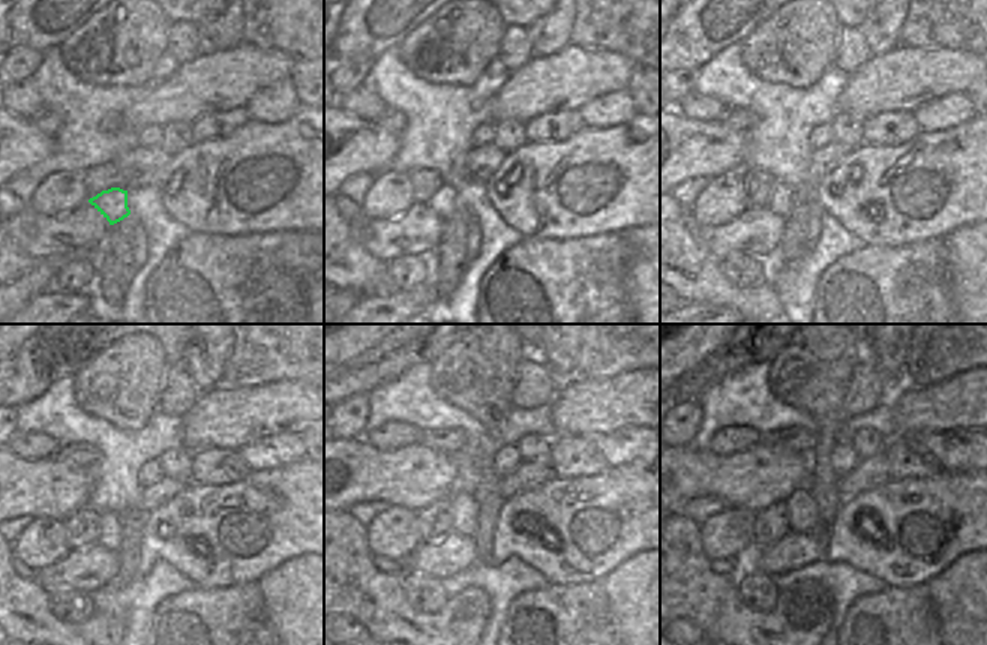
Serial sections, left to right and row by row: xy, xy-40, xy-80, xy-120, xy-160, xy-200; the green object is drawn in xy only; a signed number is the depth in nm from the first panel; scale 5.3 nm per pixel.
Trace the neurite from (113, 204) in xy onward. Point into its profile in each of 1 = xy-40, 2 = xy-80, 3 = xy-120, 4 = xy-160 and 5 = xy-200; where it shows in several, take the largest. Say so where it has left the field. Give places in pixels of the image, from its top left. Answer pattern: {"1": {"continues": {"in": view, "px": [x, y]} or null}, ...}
{"1": {"continues": {"in": "xy-40", "px": [444, 201]}}, "2": {"continues": {"in": "xy-80", "px": [782, 198]}}, "3": {"continues": {"in": "xy-120", "px": [110, 537]}}, "4": {"continues": {"in": "xy-160", "px": [464, 507]}}, "5": {"continues": {"in": "xy-200", "px": [801, 507]}}}

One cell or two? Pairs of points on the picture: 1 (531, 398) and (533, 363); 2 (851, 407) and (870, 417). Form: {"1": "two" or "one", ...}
{"1": "one", "2": "two"}

